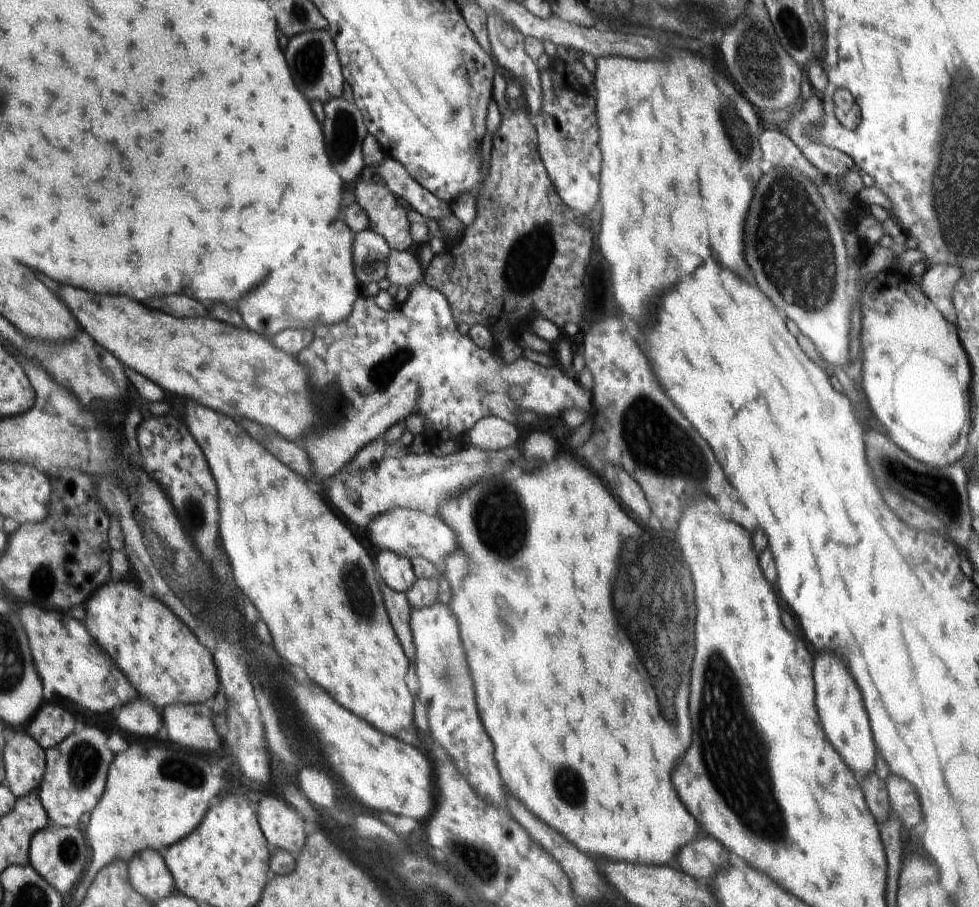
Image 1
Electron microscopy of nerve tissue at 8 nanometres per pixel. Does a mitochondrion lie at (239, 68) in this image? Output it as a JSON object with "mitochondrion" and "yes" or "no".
{"mitochondrion":"no"}

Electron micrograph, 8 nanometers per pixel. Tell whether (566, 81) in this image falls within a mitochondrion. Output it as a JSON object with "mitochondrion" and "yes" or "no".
{"mitochondrion":"no"}

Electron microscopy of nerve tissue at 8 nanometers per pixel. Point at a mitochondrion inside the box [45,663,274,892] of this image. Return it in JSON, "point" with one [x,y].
{"point":[84,761]}

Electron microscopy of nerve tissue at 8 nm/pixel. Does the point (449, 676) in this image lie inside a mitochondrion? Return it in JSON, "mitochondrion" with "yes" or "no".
{"mitochondrion":"yes"}

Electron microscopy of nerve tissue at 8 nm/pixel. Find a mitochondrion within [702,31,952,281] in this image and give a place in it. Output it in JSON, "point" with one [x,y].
{"point":[739,137]}

